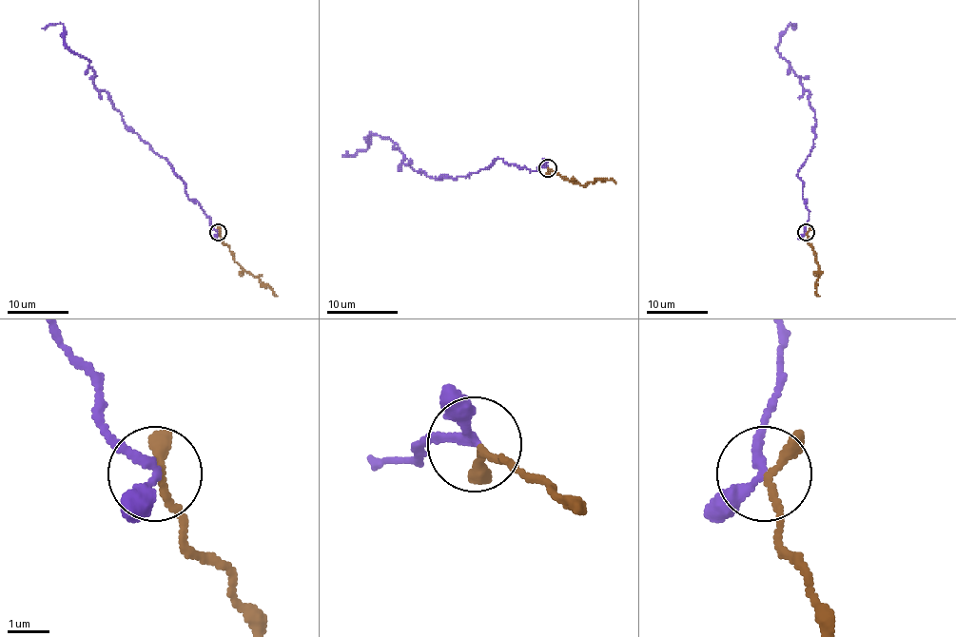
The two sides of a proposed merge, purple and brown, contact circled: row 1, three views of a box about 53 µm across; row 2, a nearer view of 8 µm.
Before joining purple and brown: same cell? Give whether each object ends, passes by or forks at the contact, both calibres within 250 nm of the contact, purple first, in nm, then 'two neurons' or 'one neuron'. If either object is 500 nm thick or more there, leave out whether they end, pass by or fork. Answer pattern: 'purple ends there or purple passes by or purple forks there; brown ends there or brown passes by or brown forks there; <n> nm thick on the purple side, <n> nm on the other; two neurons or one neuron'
purple passes by; brown passes by; 220 nm thick on the purple side, 180 nm on the other; one neuron

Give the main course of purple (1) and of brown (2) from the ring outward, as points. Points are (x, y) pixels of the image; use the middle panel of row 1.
1: (548, 167), (497, 159), (437, 180), (414, 171), (378, 135), (342, 157)
2: (548, 167), (580, 185), (599, 180), (612, 180), (615, 183)

